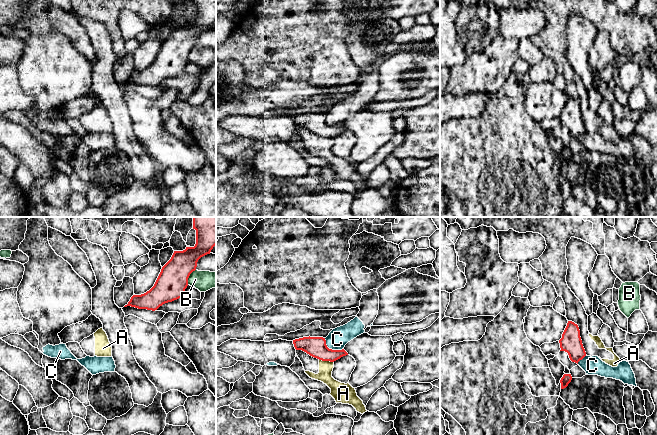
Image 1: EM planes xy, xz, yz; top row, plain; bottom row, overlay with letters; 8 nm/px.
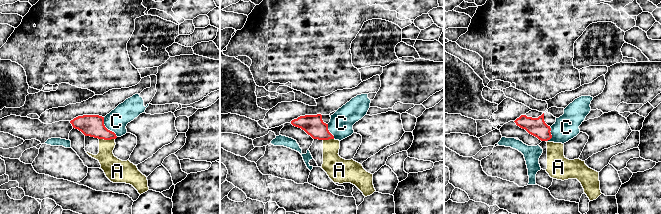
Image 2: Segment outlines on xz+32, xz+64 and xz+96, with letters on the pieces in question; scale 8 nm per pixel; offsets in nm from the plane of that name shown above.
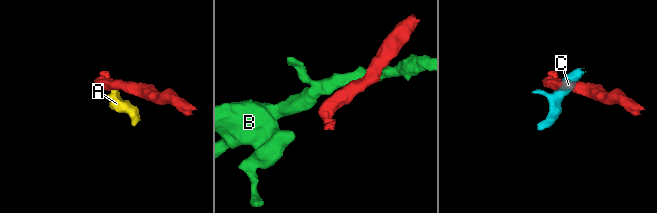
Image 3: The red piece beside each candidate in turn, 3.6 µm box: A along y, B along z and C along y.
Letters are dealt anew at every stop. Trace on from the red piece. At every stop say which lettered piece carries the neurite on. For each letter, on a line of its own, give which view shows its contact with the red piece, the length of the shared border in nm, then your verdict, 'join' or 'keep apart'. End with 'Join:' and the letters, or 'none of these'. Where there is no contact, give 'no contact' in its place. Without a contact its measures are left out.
A: meets red in xz; contact 120 nm long; keep apart
B: meets red in xy; contact 140 nm long; keep apart
C: meets red in xz; contact 180 nm long; keep apart
Join: none of these

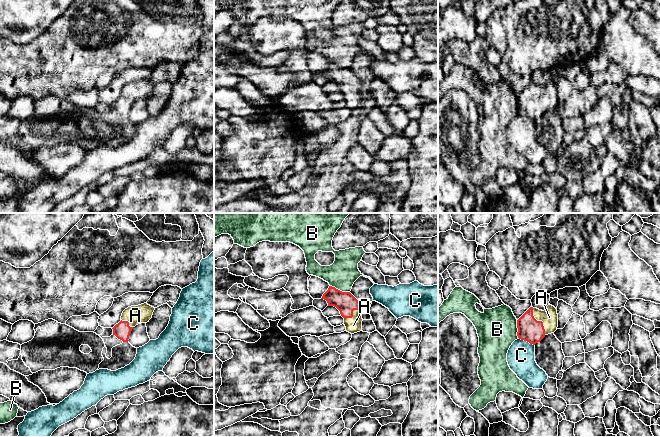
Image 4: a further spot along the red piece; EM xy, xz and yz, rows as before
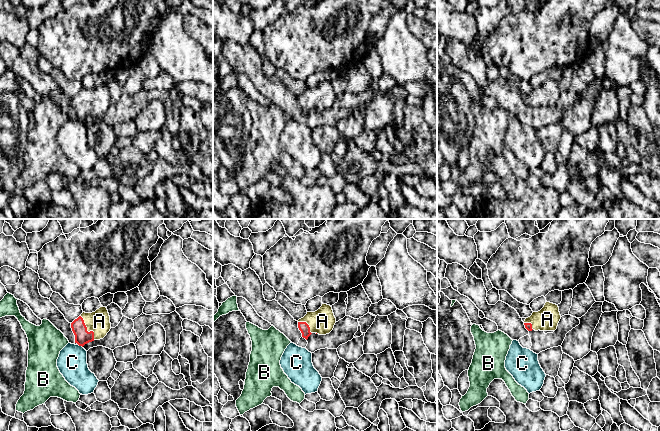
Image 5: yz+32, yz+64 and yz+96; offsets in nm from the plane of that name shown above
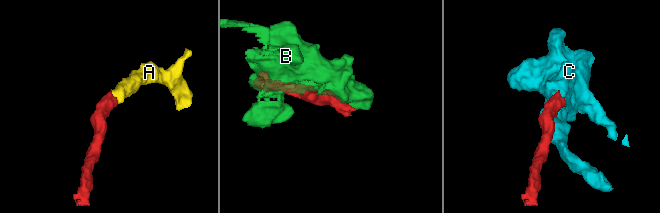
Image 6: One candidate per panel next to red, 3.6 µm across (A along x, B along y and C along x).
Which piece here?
A: meets red in yz; contact 240 nm long; join
B: meets red in xz; contact 170 nm long; keep apart
C: meets red in yz; contact 150 nm long; keep apart
Join: A

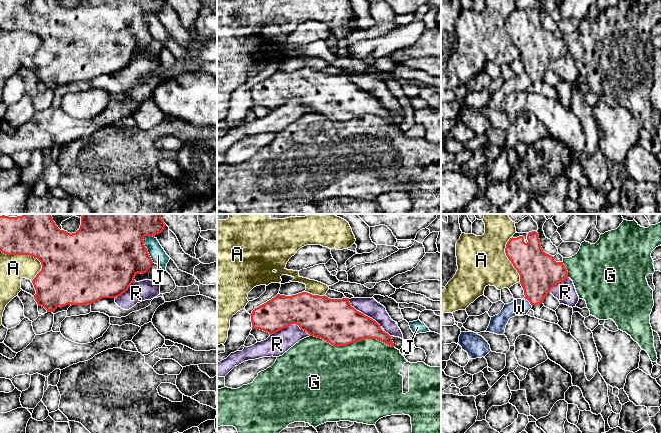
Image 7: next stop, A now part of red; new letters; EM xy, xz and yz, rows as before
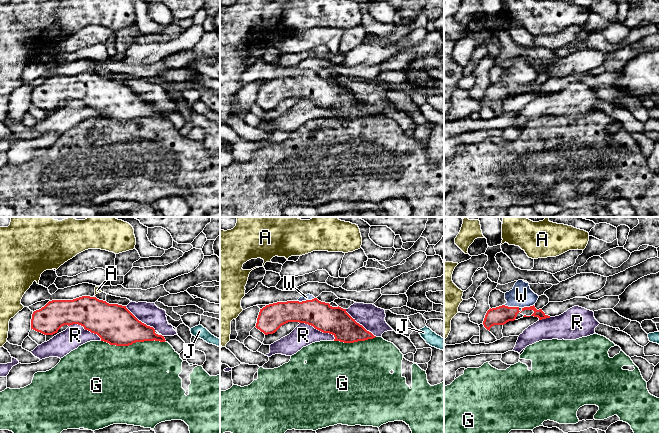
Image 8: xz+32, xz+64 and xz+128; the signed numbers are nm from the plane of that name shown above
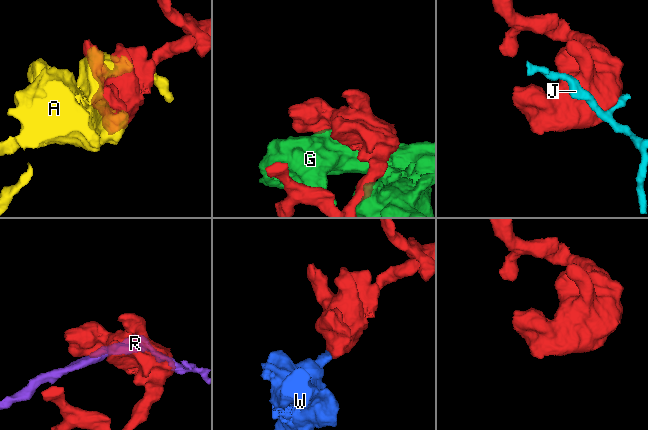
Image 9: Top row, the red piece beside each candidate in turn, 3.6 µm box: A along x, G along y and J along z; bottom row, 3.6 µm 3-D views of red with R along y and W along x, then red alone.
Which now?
A: meets red in xy; contact 380 nm long; keep apart
G: meets red in xz; contact 700 nm long; keep apart
J: meets red in xy; contact 240 nm long; keep apart
R: meets red in xz; contact 320 nm long; keep apart
W: meets red in yz; contact 100 nm long; join
Join: W

